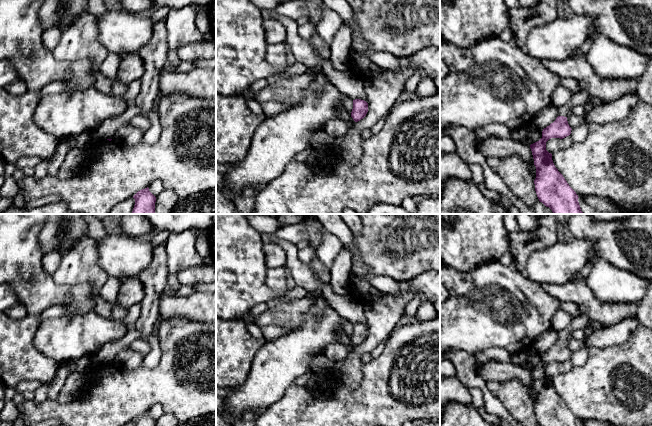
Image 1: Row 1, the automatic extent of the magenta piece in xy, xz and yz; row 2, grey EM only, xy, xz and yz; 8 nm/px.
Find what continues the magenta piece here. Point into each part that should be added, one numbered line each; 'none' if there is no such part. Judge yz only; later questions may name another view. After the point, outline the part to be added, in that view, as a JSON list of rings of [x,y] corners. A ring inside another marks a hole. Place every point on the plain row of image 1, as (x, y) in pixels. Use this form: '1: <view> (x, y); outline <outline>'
1: yz (580, 322); outline [[[583,313],[579,317],[572,318],[570,325],[560,332],[561,340],[569,341],[572,339],[572,334],[575,330],[584,329],[589,321],[589,318]]]

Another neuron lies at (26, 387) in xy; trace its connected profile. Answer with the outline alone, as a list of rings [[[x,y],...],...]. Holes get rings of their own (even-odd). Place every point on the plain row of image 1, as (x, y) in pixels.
[[[23,380],[17,385],[16,390],[24,396],[30,397],[40,387],[40,385],[40,382],[36,380]]]

